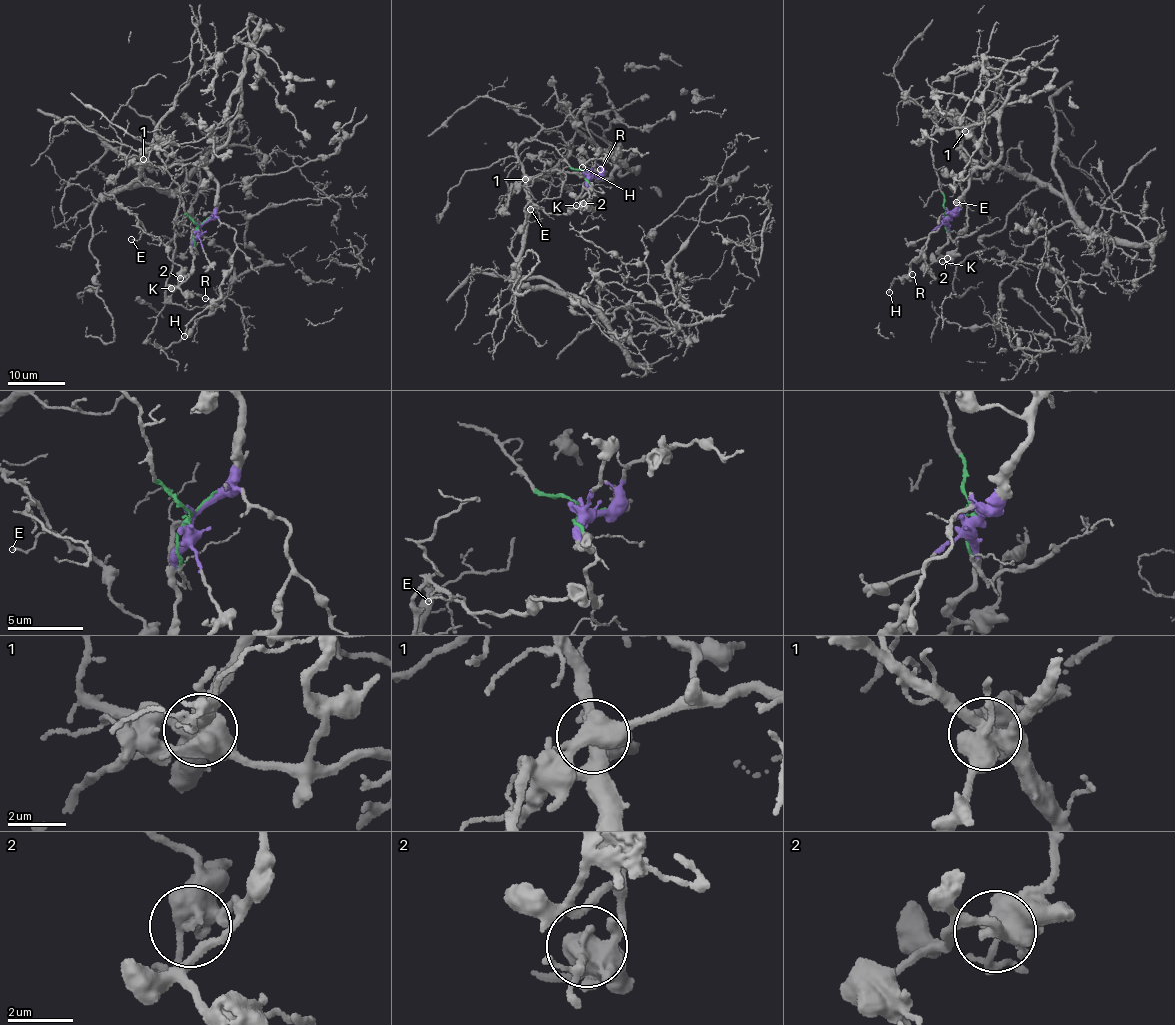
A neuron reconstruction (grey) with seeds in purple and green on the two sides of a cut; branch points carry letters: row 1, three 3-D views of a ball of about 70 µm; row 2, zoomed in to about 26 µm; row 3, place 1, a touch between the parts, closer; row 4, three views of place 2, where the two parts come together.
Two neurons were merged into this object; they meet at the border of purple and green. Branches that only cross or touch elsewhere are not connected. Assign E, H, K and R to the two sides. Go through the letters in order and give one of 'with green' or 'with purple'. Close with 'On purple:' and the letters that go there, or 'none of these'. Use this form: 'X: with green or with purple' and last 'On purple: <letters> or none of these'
E: with green
H: with purple
K: with purple
R: with purple
On purple: H, K, R

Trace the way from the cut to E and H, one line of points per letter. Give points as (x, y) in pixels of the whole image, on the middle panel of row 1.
E: (589, 176), (556, 147), (528, 139), (516, 151), (532, 211), (515, 258), (524, 208), (544, 208), (530, 209)
H: (590, 176), (599, 175), (604, 159), (622, 151), (621, 155), (611, 155), (613, 159), (592, 159), (582, 167)

